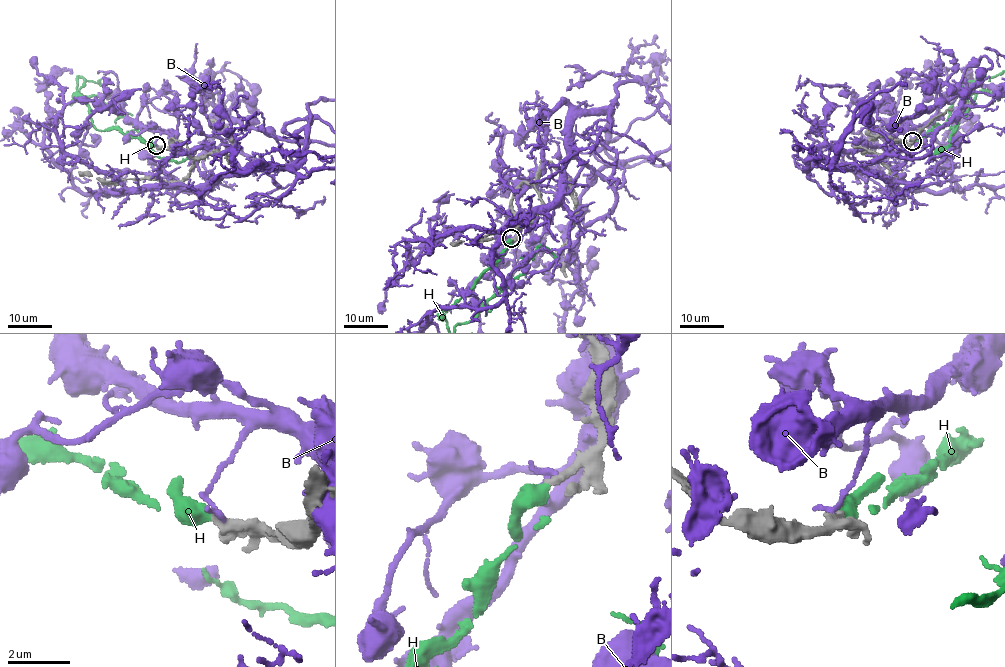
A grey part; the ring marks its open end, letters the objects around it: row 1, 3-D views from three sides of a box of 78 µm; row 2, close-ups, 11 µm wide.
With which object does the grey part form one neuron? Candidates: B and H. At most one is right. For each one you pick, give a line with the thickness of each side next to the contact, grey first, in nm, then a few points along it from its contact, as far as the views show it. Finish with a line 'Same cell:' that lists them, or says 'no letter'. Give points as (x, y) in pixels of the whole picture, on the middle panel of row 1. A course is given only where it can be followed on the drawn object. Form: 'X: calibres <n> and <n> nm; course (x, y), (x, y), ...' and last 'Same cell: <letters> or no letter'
H: calibres 300 and 360 nm
Same cell: H

